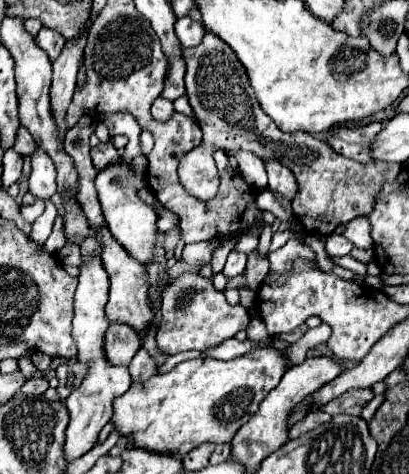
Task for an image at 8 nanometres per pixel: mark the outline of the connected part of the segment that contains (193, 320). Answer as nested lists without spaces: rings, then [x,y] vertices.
[[[185,273],[163,289],[157,345],[167,355],[175,355],[189,349],[205,351],[209,347],[221,345],[225,339],[235,337],[237,331],[247,329],[249,321],[249,311],[243,305],[231,307],[225,301],[225,295],[217,291],[209,279],[203,279],[199,273]]]

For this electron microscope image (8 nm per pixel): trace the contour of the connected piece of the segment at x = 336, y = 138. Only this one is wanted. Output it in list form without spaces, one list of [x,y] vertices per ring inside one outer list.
[[[369,123],[357,129],[347,129],[347,127],[339,127],[327,141],[329,147],[333,147],[339,155],[359,161],[359,163],[367,163],[371,161],[369,155],[369,147],[375,139],[375,135],[381,131],[383,123]]]

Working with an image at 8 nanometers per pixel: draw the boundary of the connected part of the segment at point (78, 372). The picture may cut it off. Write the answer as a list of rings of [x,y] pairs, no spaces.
[[[71,359],[67,365],[61,365],[57,367],[57,379],[59,379],[59,397],[61,399],[67,399],[85,379],[87,375],[87,365],[85,363],[79,363],[77,359]]]

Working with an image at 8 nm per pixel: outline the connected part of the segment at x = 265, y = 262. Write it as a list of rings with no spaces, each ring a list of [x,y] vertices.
[[[253,251],[249,255],[249,261],[247,261],[247,269],[245,269],[245,275],[247,275],[247,287],[257,291],[257,287],[263,283],[265,275],[269,273],[269,259],[267,257],[259,257],[257,251]]]

